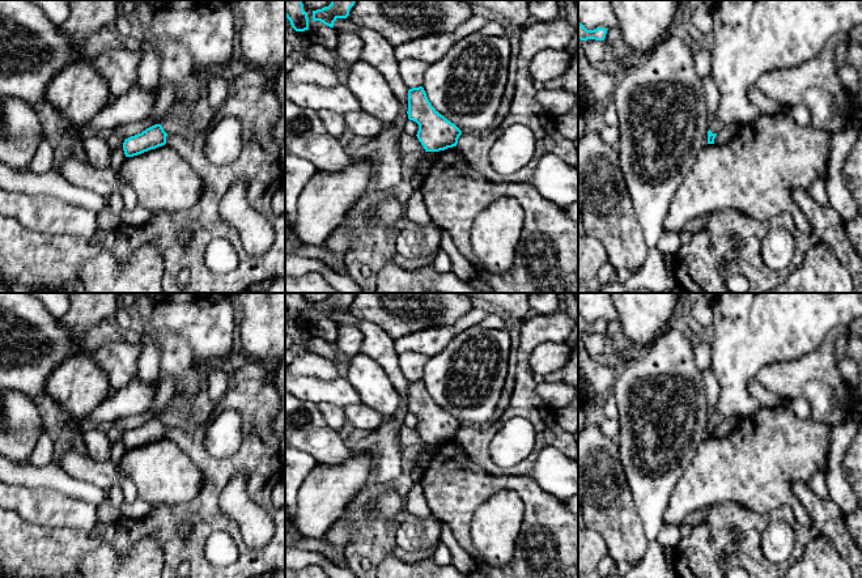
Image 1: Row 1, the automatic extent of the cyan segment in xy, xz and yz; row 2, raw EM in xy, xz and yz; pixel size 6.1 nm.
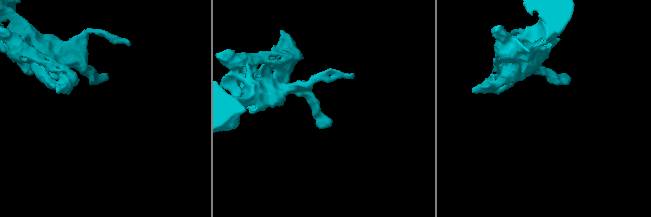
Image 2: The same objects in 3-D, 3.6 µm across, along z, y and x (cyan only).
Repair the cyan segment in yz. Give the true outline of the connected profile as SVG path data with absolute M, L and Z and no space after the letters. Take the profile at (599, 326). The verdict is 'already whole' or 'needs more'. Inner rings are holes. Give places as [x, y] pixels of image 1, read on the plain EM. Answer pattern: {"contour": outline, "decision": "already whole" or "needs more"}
{"contour": "M578 314L578 332L587 333L587 332L595 332L595 333L604 333L607 327L606 320L596 320L594 323L587 323L579 314Z", "decision": "already whole"}

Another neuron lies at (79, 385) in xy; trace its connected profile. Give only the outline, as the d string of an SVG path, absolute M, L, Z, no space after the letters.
M89 356L68 358L47 379L46 392L59 408L81 424L109 395L111 386L102 367Z

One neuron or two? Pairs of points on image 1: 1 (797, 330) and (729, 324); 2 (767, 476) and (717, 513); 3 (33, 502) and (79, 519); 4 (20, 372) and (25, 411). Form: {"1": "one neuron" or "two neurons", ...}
{"1": "one neuron", "2": "two neurons", "3": "one neuron", "4": "two neurons"}

